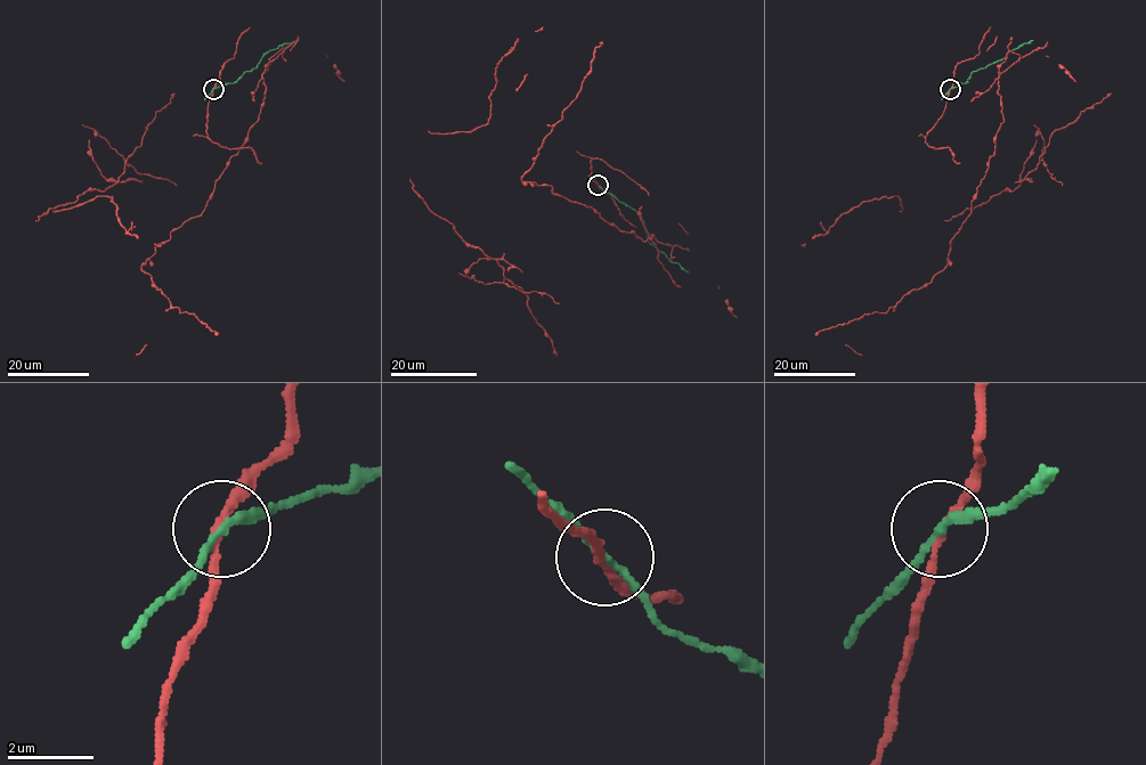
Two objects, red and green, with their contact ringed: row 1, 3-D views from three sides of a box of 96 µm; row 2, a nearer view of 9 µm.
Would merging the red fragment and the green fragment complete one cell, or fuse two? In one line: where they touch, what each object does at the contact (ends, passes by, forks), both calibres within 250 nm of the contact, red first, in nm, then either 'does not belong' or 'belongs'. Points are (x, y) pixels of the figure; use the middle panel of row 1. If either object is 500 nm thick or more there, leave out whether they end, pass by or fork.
at (598, 185); red passes by; green passes by; 170 nm thick on the red side, 150 nm on the other; does not belong

